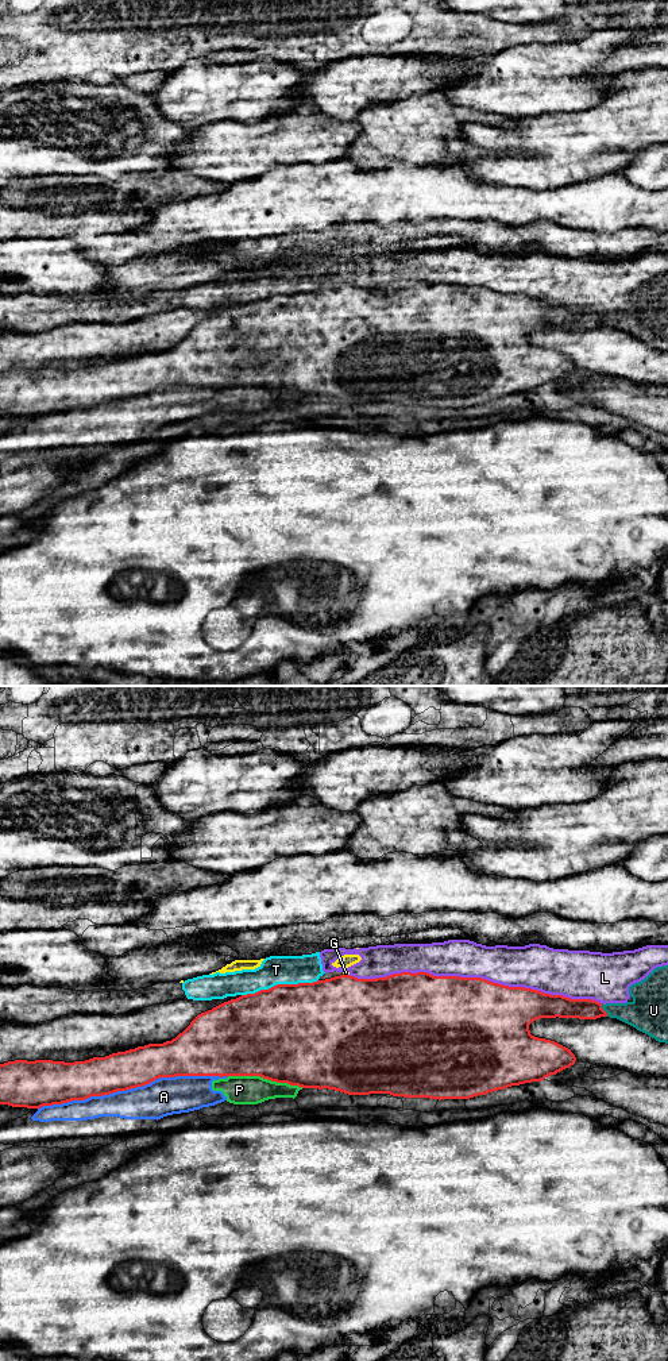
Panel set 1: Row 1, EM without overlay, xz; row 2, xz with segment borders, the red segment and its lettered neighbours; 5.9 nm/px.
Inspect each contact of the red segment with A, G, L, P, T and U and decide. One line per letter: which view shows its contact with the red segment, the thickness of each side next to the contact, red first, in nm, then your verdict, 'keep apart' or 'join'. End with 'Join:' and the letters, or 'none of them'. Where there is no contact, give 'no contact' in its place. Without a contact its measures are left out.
A: contact in xz; calibres 240 and 220 nm; keep apart
G: contact in xz; calibres 500 and 30 nm; keep apart
L: contact in xz; calibres 500 and 240 nm; keep apart
P: contact in xz; calibres 500 and 180 nm; keep apart
T: contact in xz; calibres 500 and 180 nm; keep apart
U: contact in xz; calibres 130 and 220 nm; keep apart
Join: none of them

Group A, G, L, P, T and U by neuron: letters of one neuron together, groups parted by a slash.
A P / G L T U

